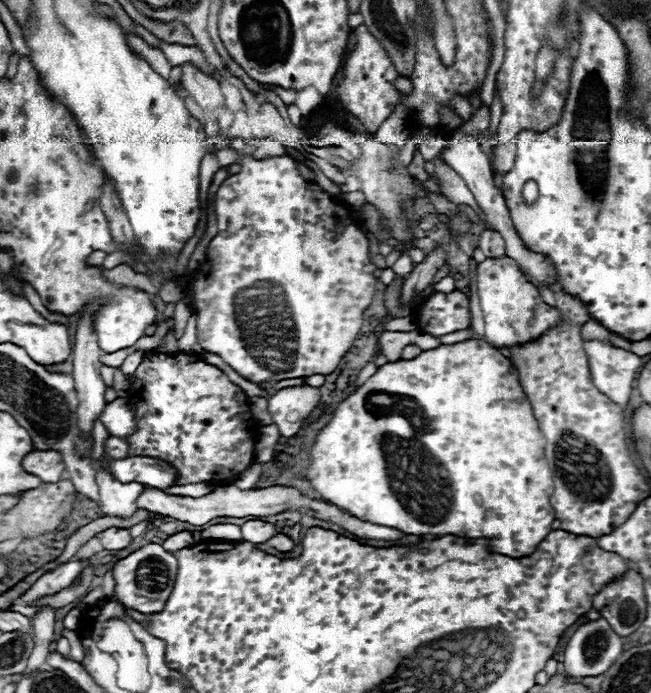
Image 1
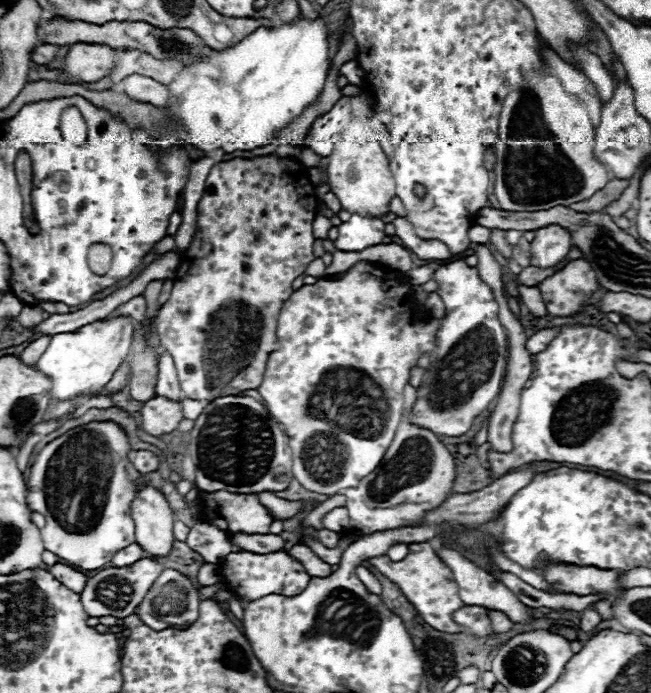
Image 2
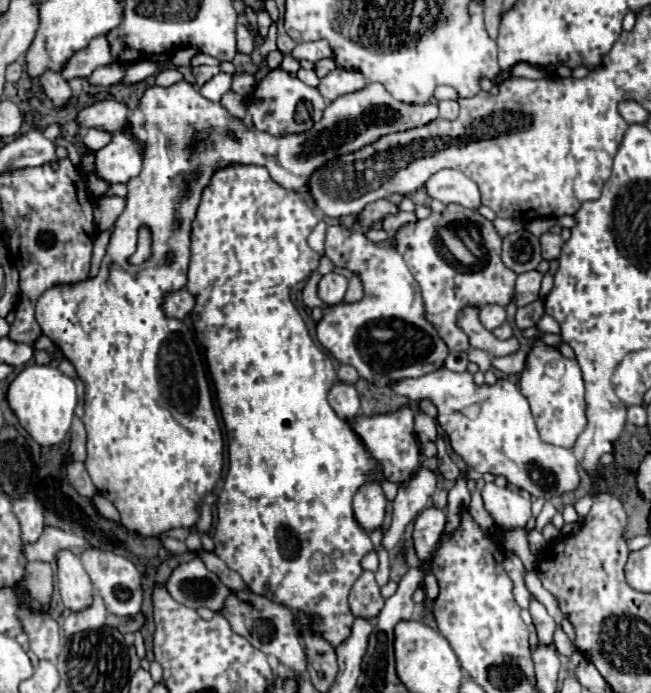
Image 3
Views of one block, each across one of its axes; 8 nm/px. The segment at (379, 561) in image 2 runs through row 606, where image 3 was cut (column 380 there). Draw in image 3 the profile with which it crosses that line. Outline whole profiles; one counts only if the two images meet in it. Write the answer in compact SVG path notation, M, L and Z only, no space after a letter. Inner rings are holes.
M400 408L398 412L392 412L392 414L378 414L378 416L370 416L370 418L358 416L352 422L354 432L370 448L374 458L382 462L386 480L396 482L396 484L410 480L418 468L420 450L418 450L418 442L414 436L414 414L416 414L416 408Z

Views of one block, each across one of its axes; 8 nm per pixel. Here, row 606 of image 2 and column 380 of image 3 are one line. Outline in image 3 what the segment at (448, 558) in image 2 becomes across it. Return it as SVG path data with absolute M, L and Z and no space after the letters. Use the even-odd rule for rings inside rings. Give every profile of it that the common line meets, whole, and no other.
M380 482L364 484L364 486L356 492L354 502L352 502L352 508L354 508L354 518L356 518L356 522L358 522L366 532L378 530L378 528L382 526L384 508L386 508L386 498L384 498L384 492L382 492Z

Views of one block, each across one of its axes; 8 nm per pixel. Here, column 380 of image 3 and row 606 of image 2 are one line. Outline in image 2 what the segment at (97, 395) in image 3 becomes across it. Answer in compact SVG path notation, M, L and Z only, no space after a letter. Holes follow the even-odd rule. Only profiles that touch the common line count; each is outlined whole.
M142 558L140 562L134 562L132 566L124 568L104 568L96 576L86 580L86 586L82 590L82 604L90 616L116 616L124 618L134 614L134 608L142 602L150 586L156 582L160 572L164 570L162 564L158 564L152 558Z

